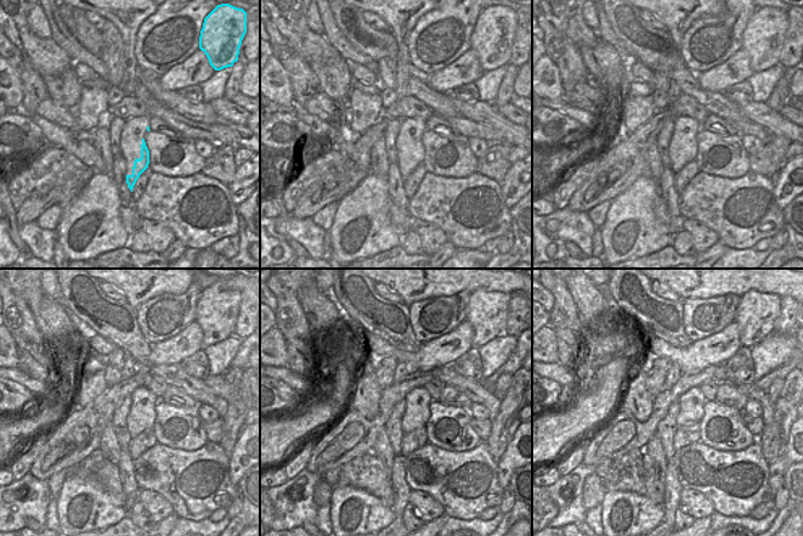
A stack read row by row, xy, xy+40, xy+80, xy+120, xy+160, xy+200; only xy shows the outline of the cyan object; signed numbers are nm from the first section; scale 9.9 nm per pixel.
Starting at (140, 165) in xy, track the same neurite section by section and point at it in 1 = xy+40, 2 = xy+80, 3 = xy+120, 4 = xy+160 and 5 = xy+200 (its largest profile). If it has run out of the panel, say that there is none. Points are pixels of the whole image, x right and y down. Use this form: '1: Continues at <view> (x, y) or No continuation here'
1: Continues at xy+40 (418, 148)
2: Continues at xy+80 (691, 148)
3: Continues at xy+120 (148, 418)
4: Continues at xy+160 (422, 416)
5: Continues at xy+200 (695, 413)

